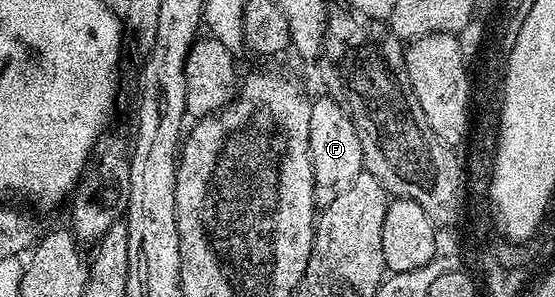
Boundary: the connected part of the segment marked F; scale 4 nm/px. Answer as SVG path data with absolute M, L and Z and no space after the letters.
M322 94L322 97L313 99L308 125L308 154L314 172L315 200L322 208L328 206L339 193L346 192L354 176L363 169L361 145L353 122L344 107L331 95Z

